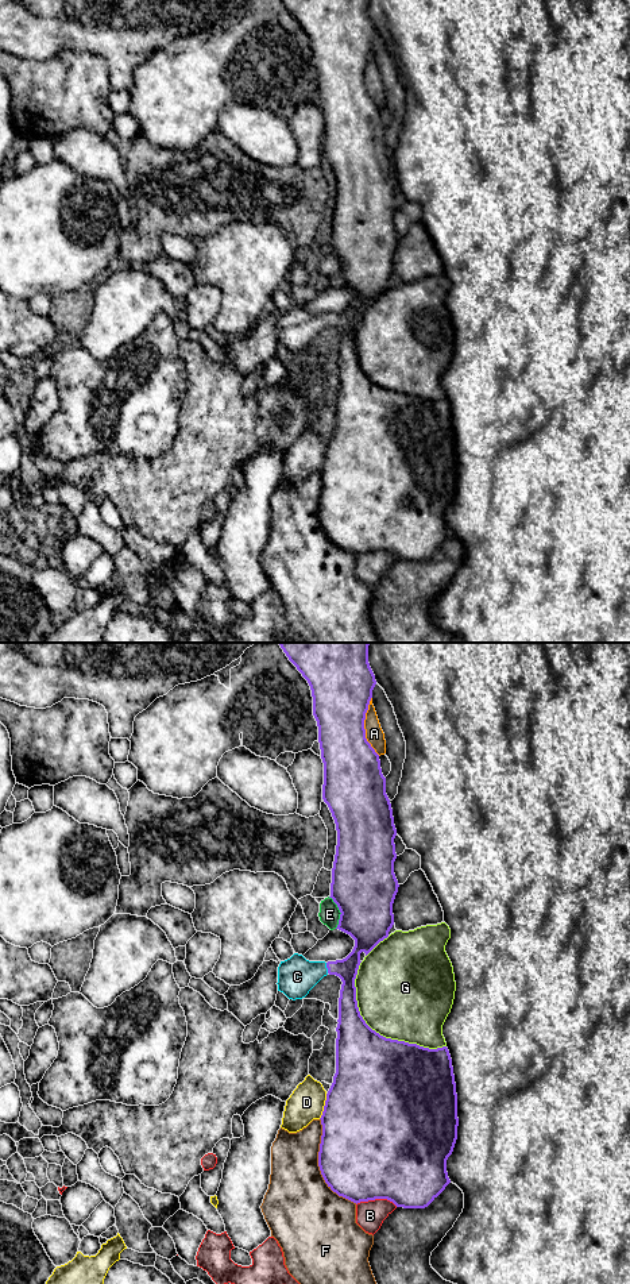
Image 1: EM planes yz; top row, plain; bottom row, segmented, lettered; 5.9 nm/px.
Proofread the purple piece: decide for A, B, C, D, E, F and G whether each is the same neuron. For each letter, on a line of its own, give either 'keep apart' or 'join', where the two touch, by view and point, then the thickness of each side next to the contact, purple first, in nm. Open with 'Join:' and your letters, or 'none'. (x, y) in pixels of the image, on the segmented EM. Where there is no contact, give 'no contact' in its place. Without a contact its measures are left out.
Join: C
A: keep apart; contact yz (363, 727); calibres 360 and 110 nm
B: keep apart; contact yz (377, 1198); calibres 500 and 170 nm
C: join; contact yz (327, 967); calibres 130 and 220 nm
D: keep apart; contact yz (324, 1106); calibres 500 and 200 nm
E: keep apart; contact yz (340, 912); calibres 380 and 130 nm
F: keep apart; contact yz (319, 1165); calibres 480 and 400 nm
G: keep apart; contact yz (375, 1032); calibres 460 and 500 nm

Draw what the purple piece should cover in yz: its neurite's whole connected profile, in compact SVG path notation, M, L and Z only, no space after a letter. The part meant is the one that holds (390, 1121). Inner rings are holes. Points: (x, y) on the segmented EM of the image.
M279 643L289 660L308 680L313 697L313 716L318 726L318 743L324 763L322 799L328 805L337 830L332 868L331 897L340 910L336 929L355 940L352 952L343 960L309 961L294 953L278 967L278 991L289 999L302 999L328 973L341 979L336 1038L336 1073L326 1094L321 1115L322 1135L318 1167L328 1187L353 1203L387 1199L397 1207L425 1208L451 1183L447 1160L457 1140L457 1094L452 1059L447 1046L429 1049L417 1044L391 1040L372 1030L360 1015L355 979L360 953L366 956L384 938L394 925L393 903L398 892L394 874L397 859L393 809L386 794L379 755L366 739L364 720L376 685L368 663L370 643Z

